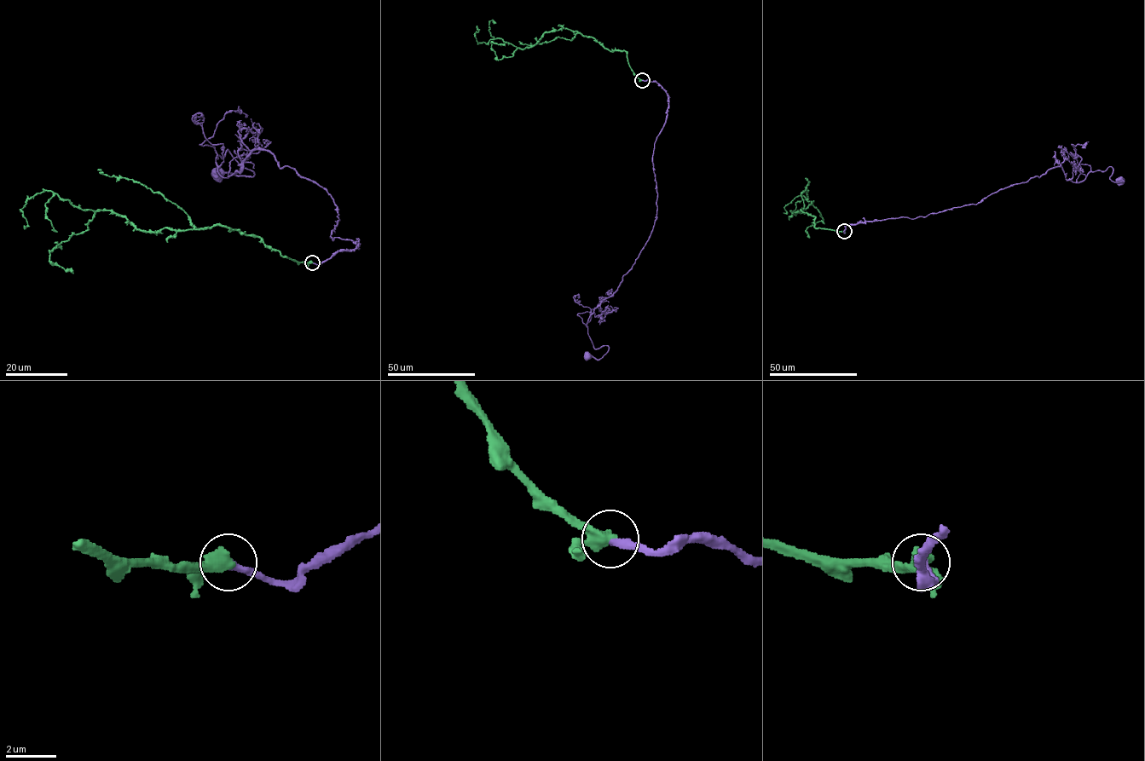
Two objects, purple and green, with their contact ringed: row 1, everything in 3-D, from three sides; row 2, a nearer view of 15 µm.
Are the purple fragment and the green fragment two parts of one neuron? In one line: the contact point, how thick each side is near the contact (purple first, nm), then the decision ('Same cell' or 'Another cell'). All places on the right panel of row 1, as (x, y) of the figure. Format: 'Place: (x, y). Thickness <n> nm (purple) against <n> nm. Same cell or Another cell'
Place: (844, 231). Thickness 300 nm (purple) against 440 nm. Same cell

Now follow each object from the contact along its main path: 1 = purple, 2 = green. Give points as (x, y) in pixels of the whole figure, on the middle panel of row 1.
1: (642, 80), (667, 97), (652, 156), (656, 218), (586, 324), (593, 347), (609, 349), (587, 356)
2: (642, 80), (625, 51), (576, 31), (546, 31), (519, 49), (499, 38), (478, 43), (477, 25)

